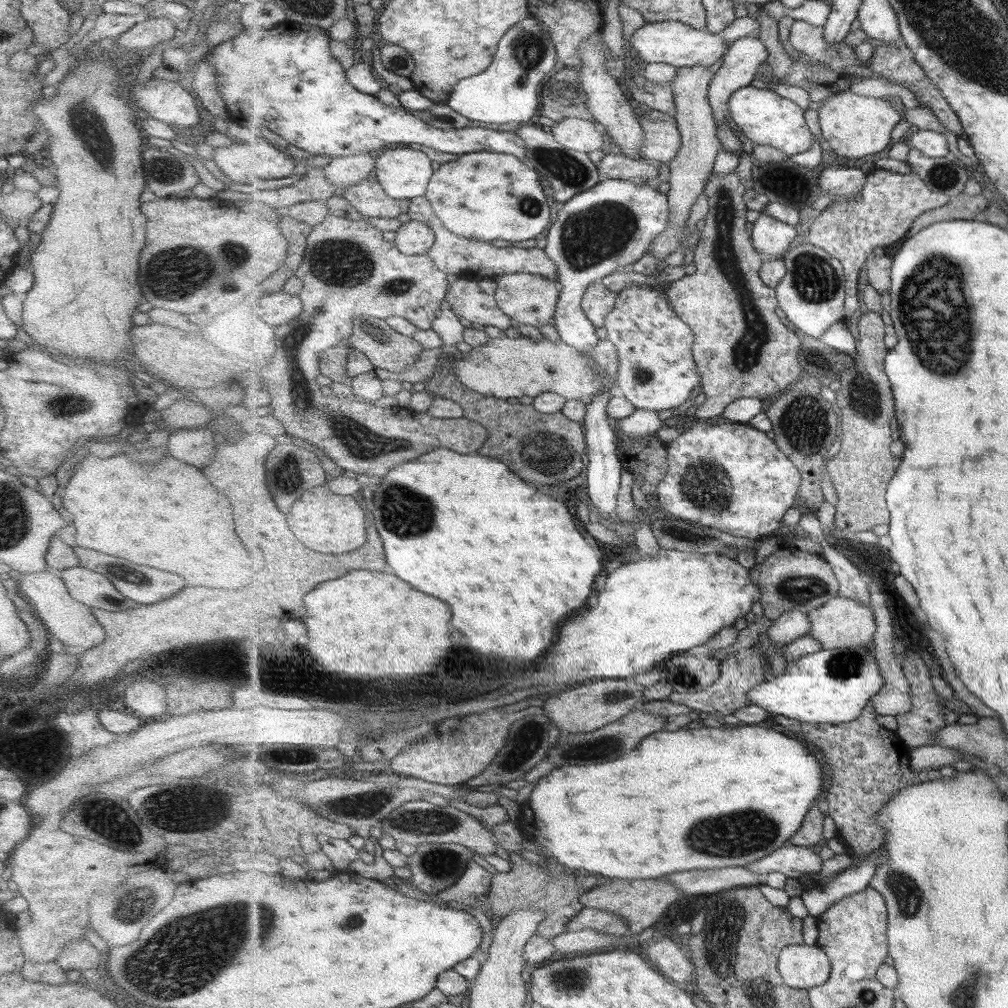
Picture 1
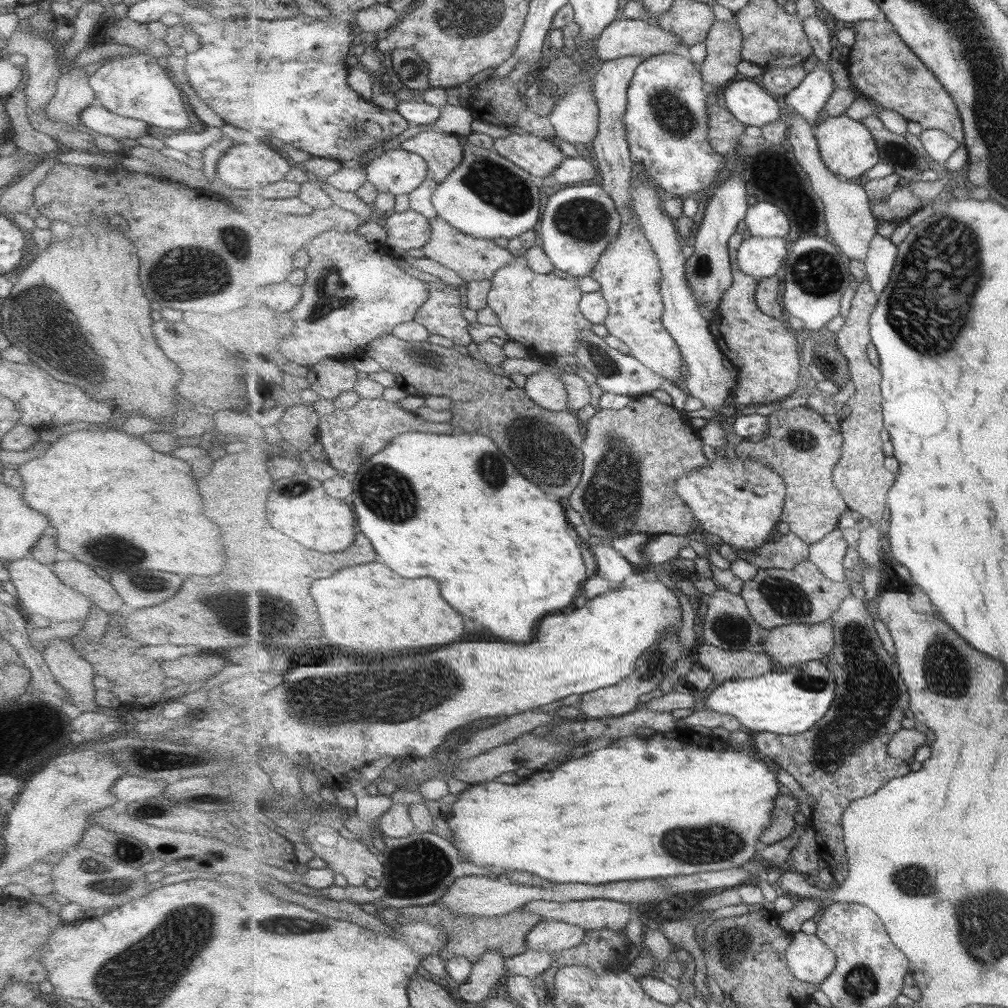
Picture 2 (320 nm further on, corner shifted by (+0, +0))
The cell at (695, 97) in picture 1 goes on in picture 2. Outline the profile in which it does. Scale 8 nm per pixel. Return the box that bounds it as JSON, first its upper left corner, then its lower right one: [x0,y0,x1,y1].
[696,22,744,94]

